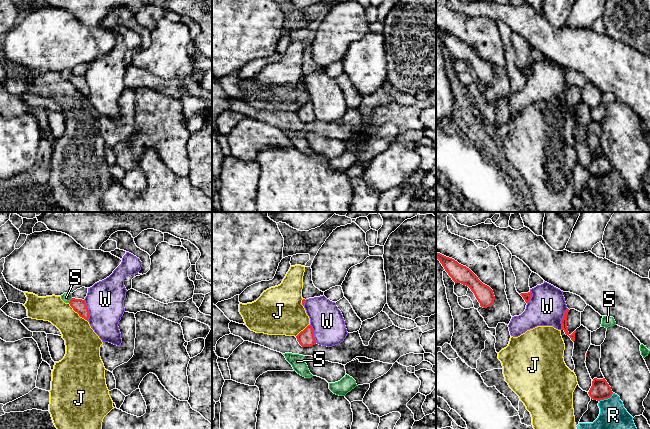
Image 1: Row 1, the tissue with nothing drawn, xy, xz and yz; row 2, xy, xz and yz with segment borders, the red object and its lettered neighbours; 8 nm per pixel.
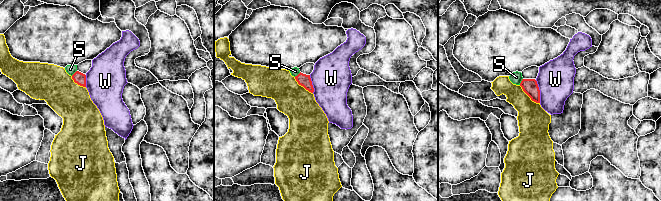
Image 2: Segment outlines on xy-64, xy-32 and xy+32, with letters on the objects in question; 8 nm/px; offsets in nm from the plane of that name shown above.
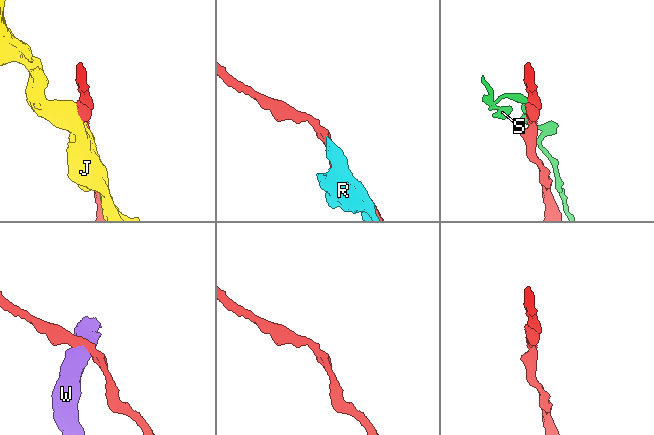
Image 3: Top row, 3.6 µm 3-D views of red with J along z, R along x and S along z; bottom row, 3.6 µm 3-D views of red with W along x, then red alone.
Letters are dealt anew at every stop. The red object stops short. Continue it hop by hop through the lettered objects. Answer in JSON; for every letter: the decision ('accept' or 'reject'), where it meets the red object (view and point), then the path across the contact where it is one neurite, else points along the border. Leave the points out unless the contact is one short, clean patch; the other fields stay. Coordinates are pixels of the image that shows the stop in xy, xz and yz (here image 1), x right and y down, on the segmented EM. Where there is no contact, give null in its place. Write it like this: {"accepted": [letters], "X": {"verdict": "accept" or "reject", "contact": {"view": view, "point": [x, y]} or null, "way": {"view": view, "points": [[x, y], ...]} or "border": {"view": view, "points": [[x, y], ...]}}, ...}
{"accepted": [], "J": {"verdict": "reject", "contact": {"view": "xy", "point": [77, 312]}}, "R": {"verdict": "reject", "contact": {"view": "yz", "point": [606, 398]}}, "S": {"verdict": "reject", "contact": {"view": "xy", "point": [70, 300]}}, "W": {"verdict": "reject", "contact": {"view": "xy", "point": [87, 310]}, "border": {"view": "xy", "points": [[84, 299], [89, 314], [88, 320]]}}}

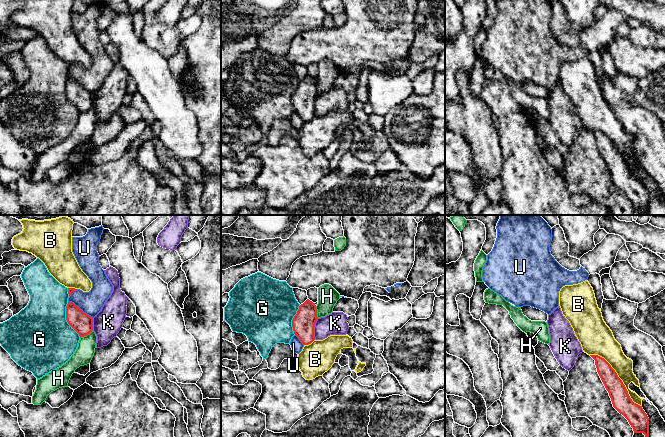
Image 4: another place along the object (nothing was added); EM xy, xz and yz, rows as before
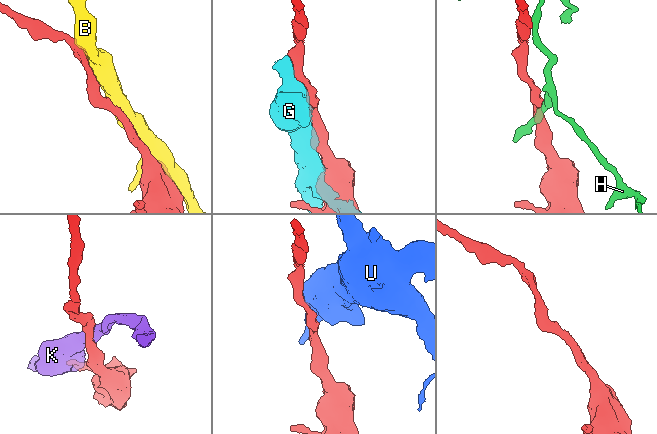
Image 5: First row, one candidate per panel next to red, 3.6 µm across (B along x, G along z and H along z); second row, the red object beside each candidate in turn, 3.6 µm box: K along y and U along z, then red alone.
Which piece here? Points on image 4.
{"accepted": [], "B": {"verdict": "reject", "contact": {"view": "yz", "point": [618, 377]}}, "G": {"verdict": "reject", "contact": {"view": "xy", "point": [66, 319]}}, "H": {"verdict": "reject", "contact": {"view": "xy", "point": [86, 335]}, "border": {"view": "xy", "points": [[92, 329], [89, 333], [80, 337]]}}, "K": {"verdict": "reject", "contact": {"view": "xz", "point": [313, 329]}, "border": {"view": "xz", "points": [[318, 318], [314, 327], [314, 339]]}}, "U": {"verdict": "reject", "contact": {"view": "xy", "point": [80, 309]}}}

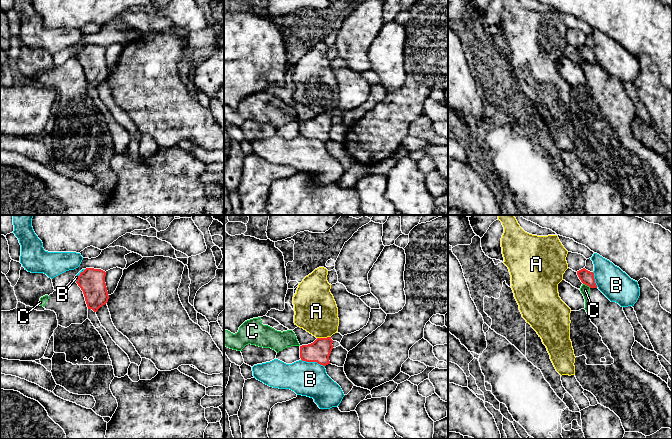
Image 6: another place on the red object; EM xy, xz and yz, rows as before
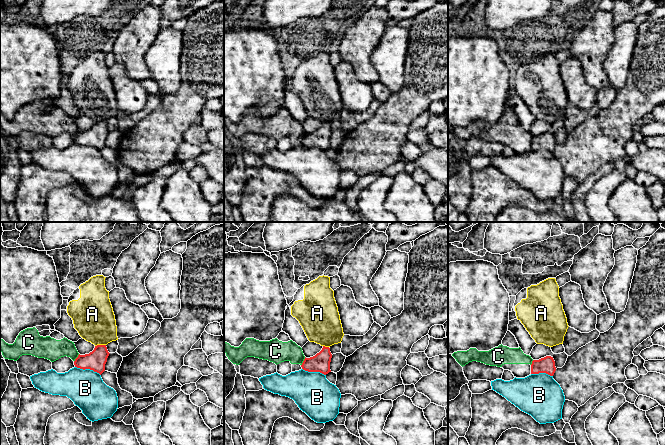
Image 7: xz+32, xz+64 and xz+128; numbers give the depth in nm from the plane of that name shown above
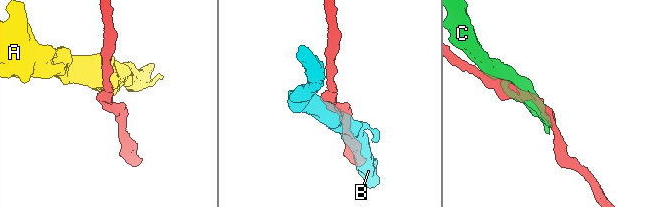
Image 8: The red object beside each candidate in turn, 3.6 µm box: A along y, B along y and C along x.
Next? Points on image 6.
{"accepted": [], "A": {"verdict": "reject", "contact": {"view": "xz", "point": [323, 338]}}, "B": {"verdict": "reject", "contact": {"view": "xz", "point": [313, 361]}}, "C": {"verdict": "reject", "contact": {"view": "yz", "point": [587, 285]}, "border": {"view": "yz", "points": [[583, 283], [590, 287]]}}}

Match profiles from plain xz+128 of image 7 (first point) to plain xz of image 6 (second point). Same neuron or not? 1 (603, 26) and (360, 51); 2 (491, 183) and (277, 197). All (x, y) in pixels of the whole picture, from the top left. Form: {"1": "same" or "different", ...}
{"1": "same", "2": "different"}

